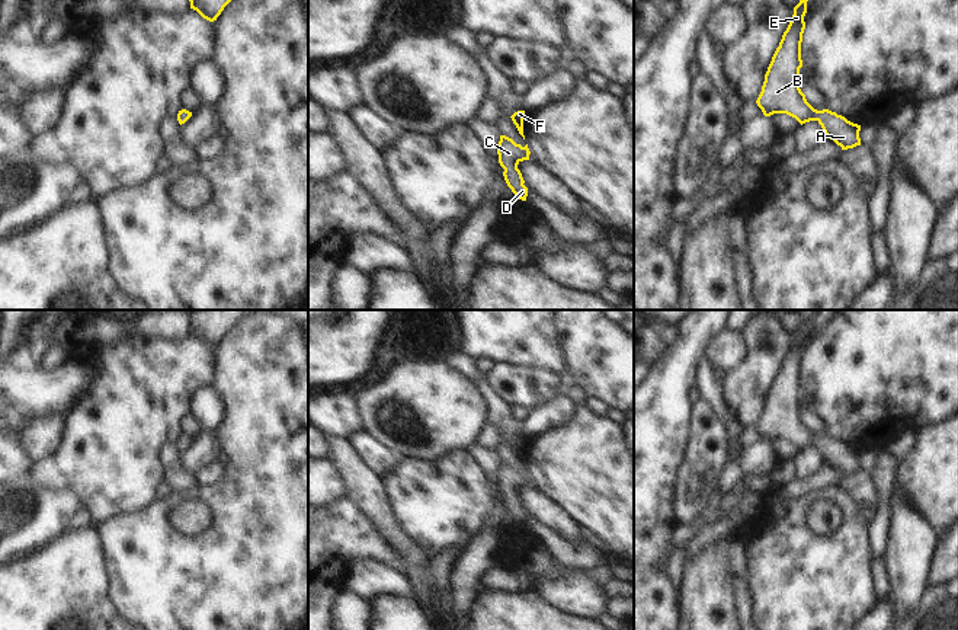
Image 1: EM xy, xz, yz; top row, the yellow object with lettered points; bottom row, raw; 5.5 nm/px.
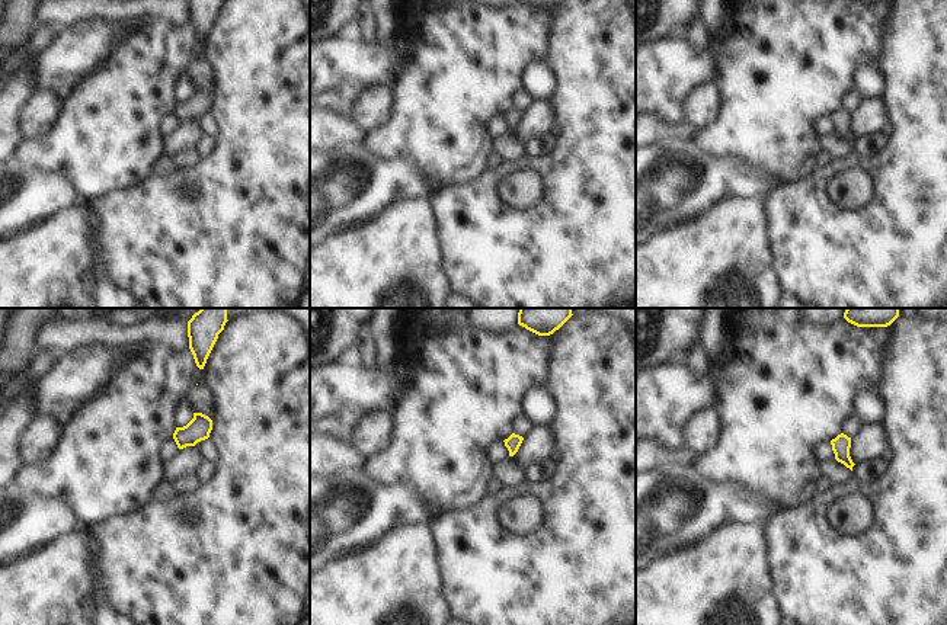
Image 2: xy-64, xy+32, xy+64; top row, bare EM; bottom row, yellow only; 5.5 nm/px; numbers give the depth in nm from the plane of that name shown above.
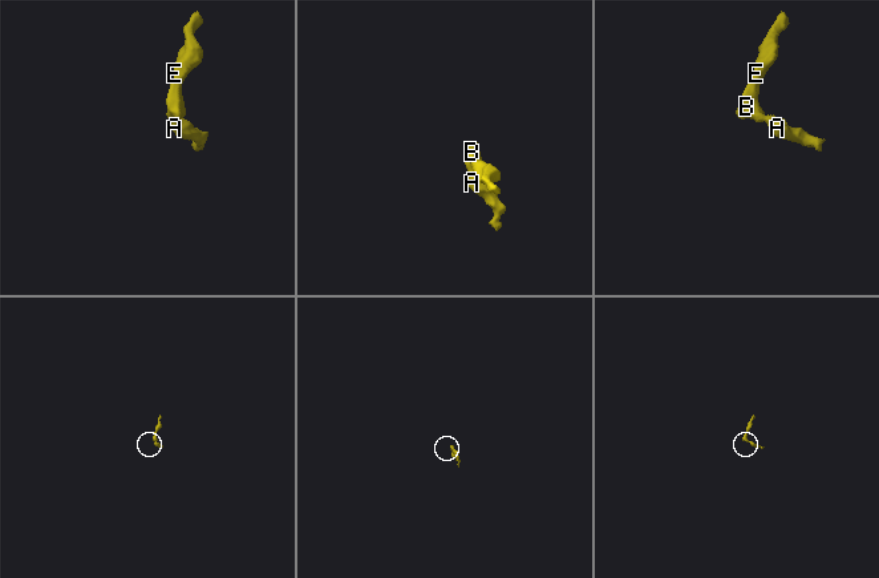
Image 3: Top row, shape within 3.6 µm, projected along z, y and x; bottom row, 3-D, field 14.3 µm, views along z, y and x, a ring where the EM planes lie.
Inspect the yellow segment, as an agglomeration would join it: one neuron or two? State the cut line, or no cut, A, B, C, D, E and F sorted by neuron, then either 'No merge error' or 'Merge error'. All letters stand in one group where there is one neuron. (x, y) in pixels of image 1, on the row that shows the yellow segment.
No split. Groups: A B C D E F. No merge error.

